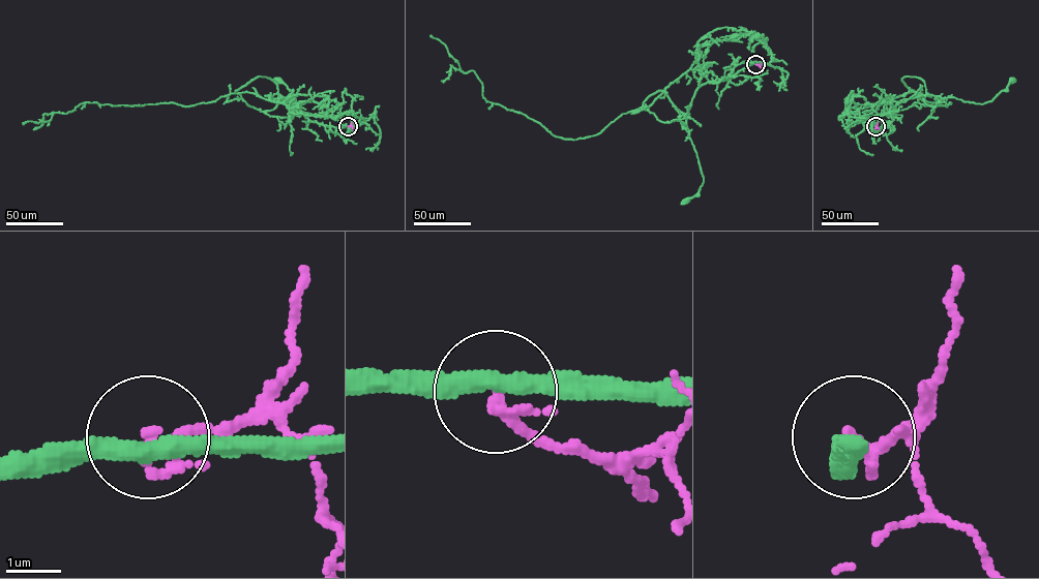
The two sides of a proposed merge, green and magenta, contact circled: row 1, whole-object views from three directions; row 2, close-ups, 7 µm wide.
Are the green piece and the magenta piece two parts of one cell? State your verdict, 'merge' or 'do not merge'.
do not merge

